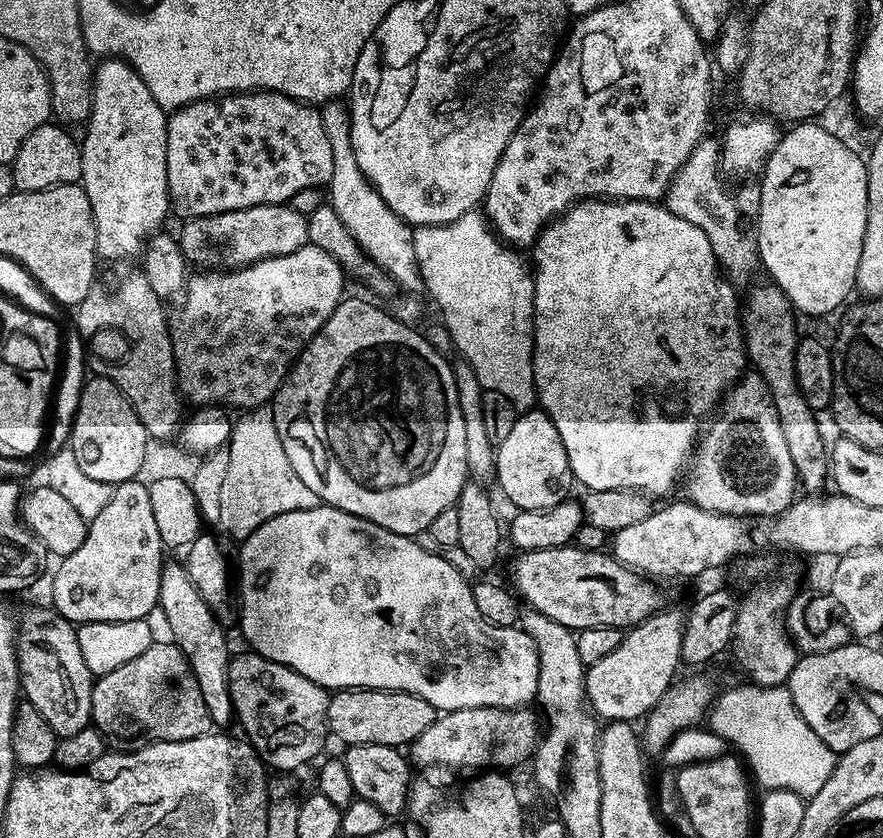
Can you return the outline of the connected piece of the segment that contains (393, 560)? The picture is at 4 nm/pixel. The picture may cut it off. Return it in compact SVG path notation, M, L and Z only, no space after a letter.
M321 506L319 508L311 508L310 510L295 510L286 514L278 514L271 516L269 520L264 521L252 532L247 533L245 542L241 548L238 548L238 596L244 599L244 617L241 618L240 624L244 627L244 636L253 644L255 651L266 657L268 660L273 660L279 664L284 664L288 668L294 669L298 674L310 676L315 684L320 685L325 690L357 690L357 689L383 689L394 693L408 693L410 695L418 695L430 702L430 706L439 710L441 713L460 711L463 708L480 708L492 707L503 709L523 709L525 706L531 705L536 700L536 691L538 690L538 672L540 663L538 662L538 650L535 642L521 631L519 627L499 628L490 623L484 617L480 616L478 607L474 602L474 594L472 593L473 585L470 583L469 577L458 574L458 570L454 570L454 566L450 566L450 562L446 562L446 558L440 552L431 552L430 550L422 550L419 541L407 540L407 537L397 532L386 530L382 526L378 526L374 522L370 522L367 516L352 516L348 513L347 507L341 506Z

